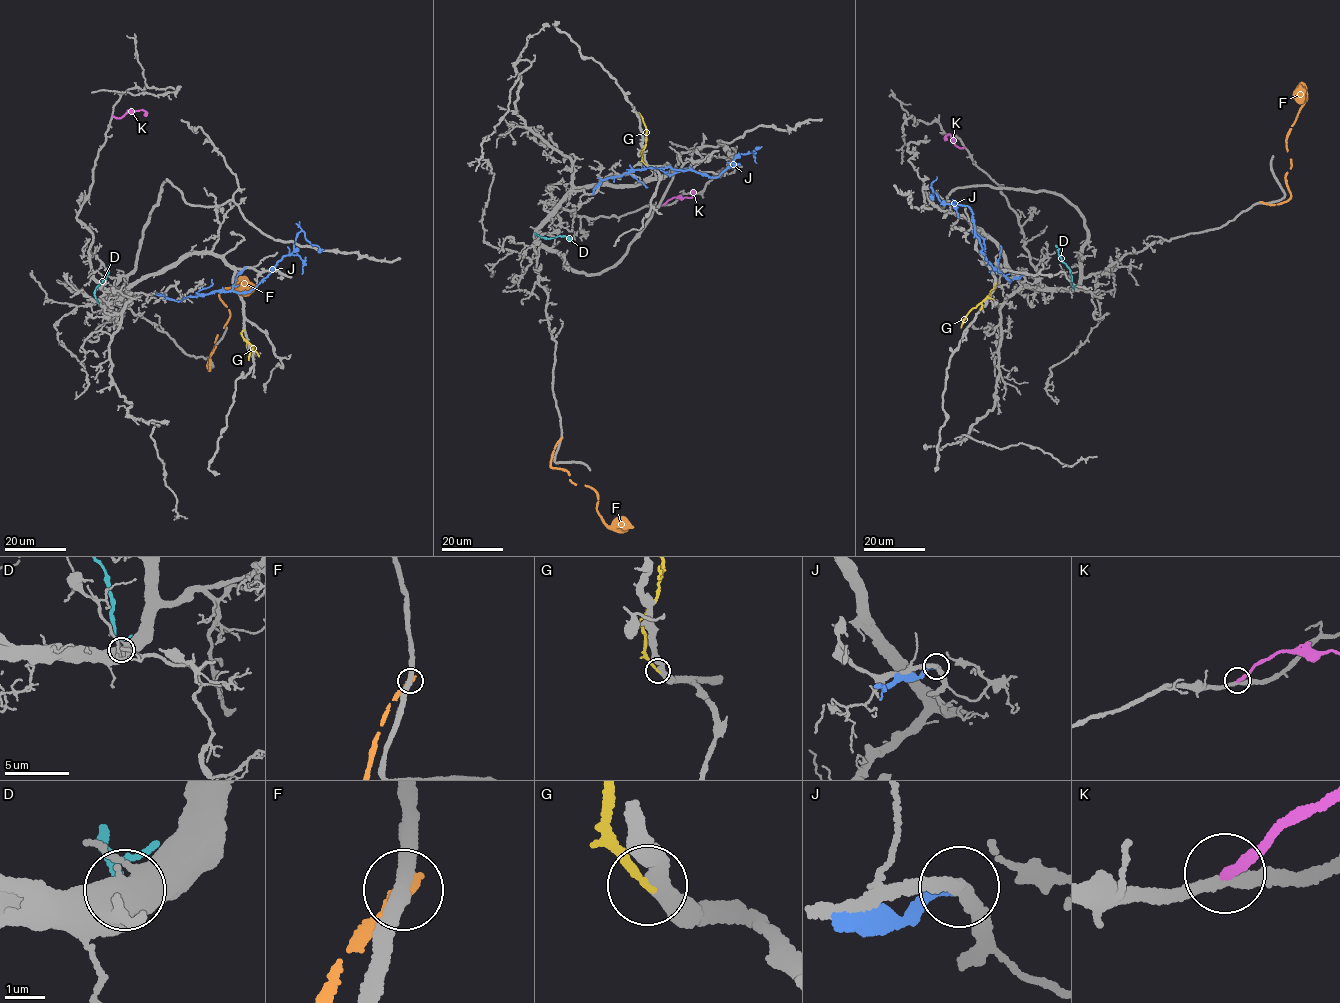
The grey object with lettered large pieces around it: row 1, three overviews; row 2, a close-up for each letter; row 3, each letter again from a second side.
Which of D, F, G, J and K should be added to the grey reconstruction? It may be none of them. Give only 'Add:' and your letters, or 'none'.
Add: none

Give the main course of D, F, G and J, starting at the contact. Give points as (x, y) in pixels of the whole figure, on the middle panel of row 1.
D: (534, 232), (551, 238), (571, 237)
F: (561, 438), (556, 444), (550, 466), (566, 471), (573, 482), (596, 492), (597, 507), (606, 524), (633, 527)
G: (645, 164), (641, 154), (646, 136), (639, 112)
J: (593, 194), (601, 181), (652, 167), (669, 166), (717, 177), (736, 156), (755, 153), (752, 151), (762, 146)

